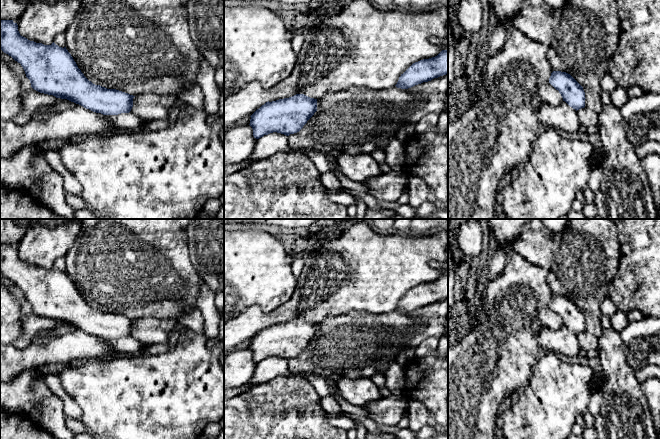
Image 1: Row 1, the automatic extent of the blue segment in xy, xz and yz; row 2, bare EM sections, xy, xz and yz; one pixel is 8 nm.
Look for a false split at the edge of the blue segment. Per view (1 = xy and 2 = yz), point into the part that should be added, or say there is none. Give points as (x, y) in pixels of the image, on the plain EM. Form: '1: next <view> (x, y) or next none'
1: next none
2: next none

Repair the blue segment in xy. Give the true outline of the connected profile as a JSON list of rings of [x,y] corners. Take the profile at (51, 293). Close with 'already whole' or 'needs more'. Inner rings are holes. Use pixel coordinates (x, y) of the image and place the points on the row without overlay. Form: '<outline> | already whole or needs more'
[[[0,244],[0,273],[21,288],[31,311],[103,339],[129,337],[135,320],[95,309],[78,292],[66,271],[44,269],[20,259],[13,244]]] | already whole

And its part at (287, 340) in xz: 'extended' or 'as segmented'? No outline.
as segmented

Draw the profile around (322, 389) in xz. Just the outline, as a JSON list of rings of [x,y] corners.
[[[305,374],[303,376],[314,387],[316,393],[319,396],[321,397],[329,396],[332,395],[333,393],[337,393],[341,396],[338,387],[337,386],[335,386],[334,388],[329,387],[325,379],[313,374]]]

